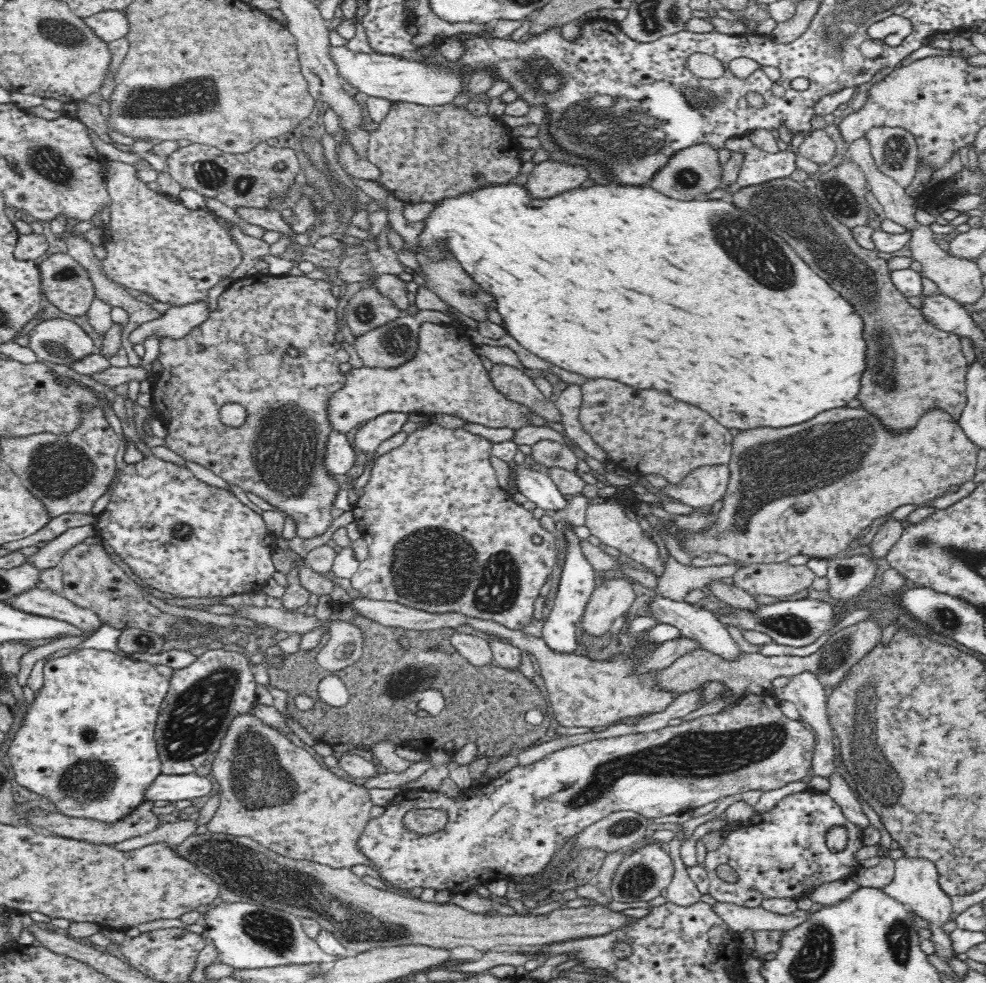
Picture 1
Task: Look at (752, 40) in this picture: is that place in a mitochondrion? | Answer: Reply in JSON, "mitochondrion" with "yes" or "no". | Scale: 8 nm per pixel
{"mitochondrion":"no"}

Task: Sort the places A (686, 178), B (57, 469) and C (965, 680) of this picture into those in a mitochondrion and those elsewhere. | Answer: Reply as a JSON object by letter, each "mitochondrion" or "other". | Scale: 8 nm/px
{"A":"mitochondrion","B":"mitochondrion","C":"other"}

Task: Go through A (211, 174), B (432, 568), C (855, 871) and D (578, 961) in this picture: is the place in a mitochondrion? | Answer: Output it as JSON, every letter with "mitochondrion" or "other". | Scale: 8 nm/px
{"A":"mitochondrion","B":"mitochondrion","C":"other","D":"other"}

